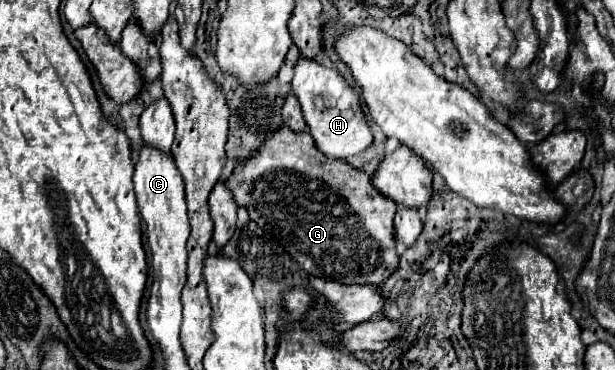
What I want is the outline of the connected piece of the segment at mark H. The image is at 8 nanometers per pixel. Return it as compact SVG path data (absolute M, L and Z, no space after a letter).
M300 58L294 68L292 92L302 104L302 114L306 118L306 124L322 154L330 158L348 158L364 152L372 144L374 136L366 122L366 114L356 86L348 84L334 68L318 60Z

